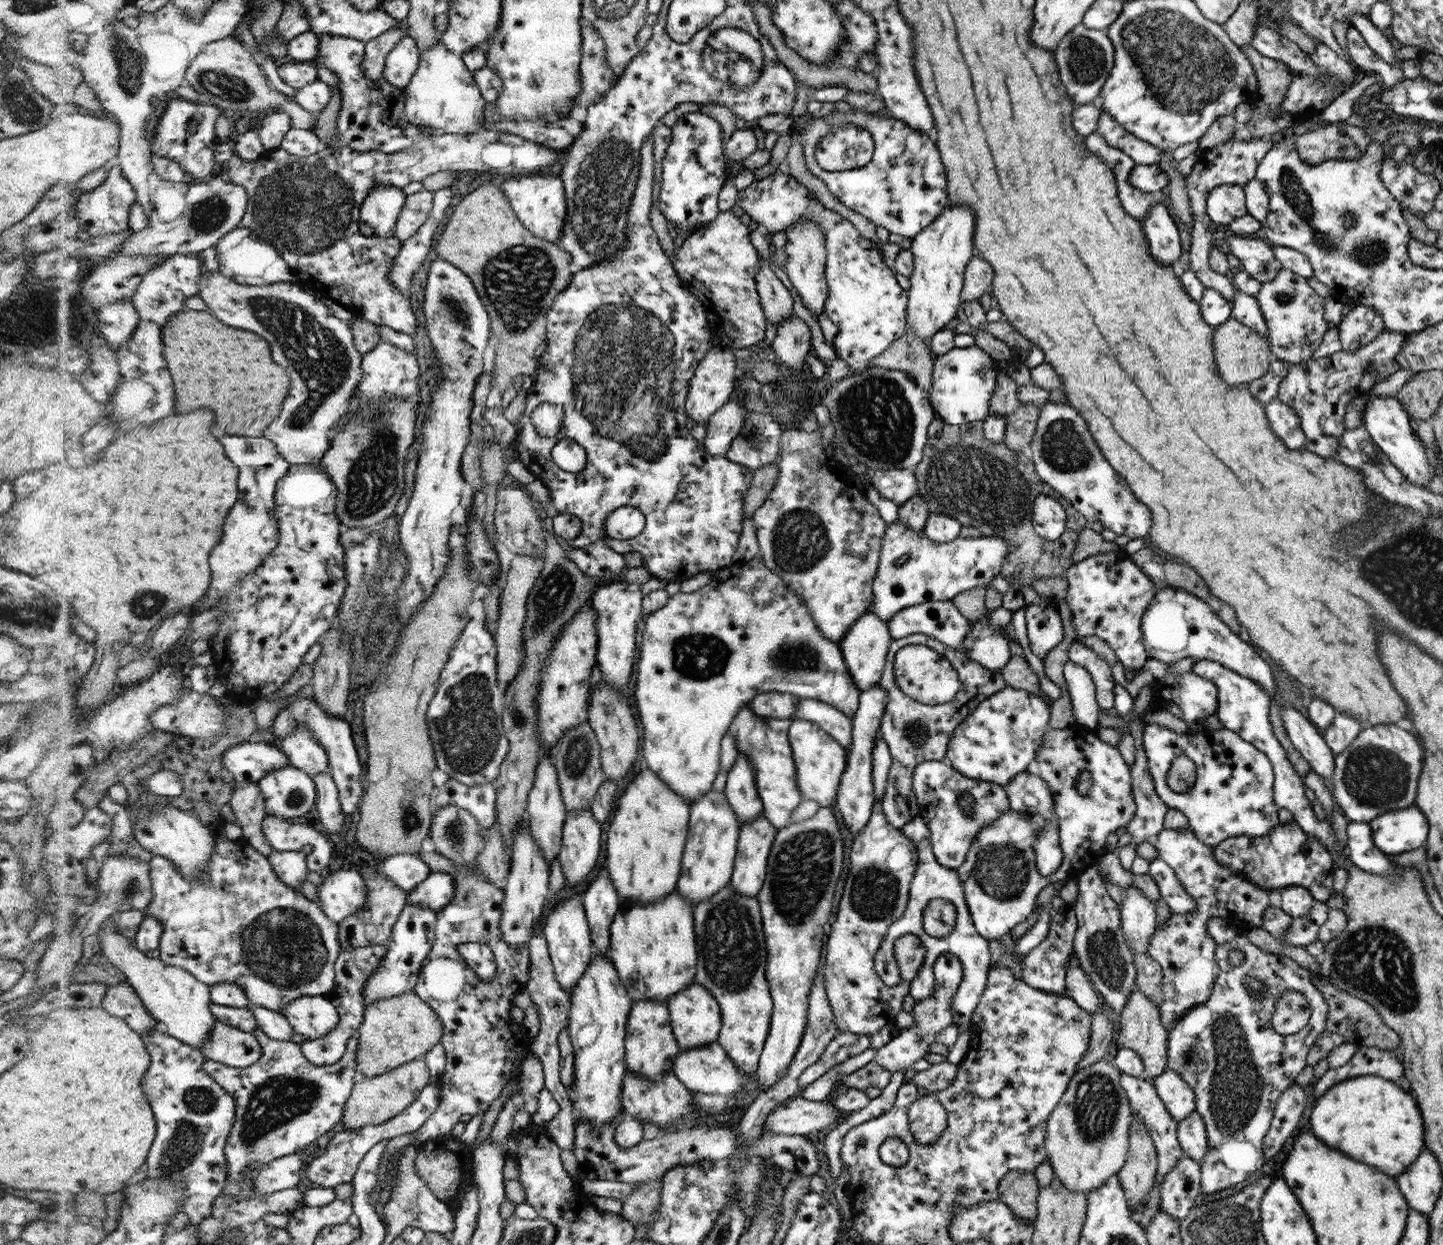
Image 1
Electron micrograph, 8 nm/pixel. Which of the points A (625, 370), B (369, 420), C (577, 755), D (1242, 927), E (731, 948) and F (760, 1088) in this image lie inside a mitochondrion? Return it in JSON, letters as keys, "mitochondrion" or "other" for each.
{"A":"mitochondrion","B":"mitochondrion","C":"mitochondrion","D":"other","E":"mitochondrion","F":"other"}

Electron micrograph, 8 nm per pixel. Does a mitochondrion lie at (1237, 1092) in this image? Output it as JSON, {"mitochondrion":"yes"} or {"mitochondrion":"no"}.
{"mitochondrion":"yes"}

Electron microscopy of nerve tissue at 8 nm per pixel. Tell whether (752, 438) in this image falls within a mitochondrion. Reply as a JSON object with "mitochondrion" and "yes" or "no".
{"mitochondrion":"yes"}

